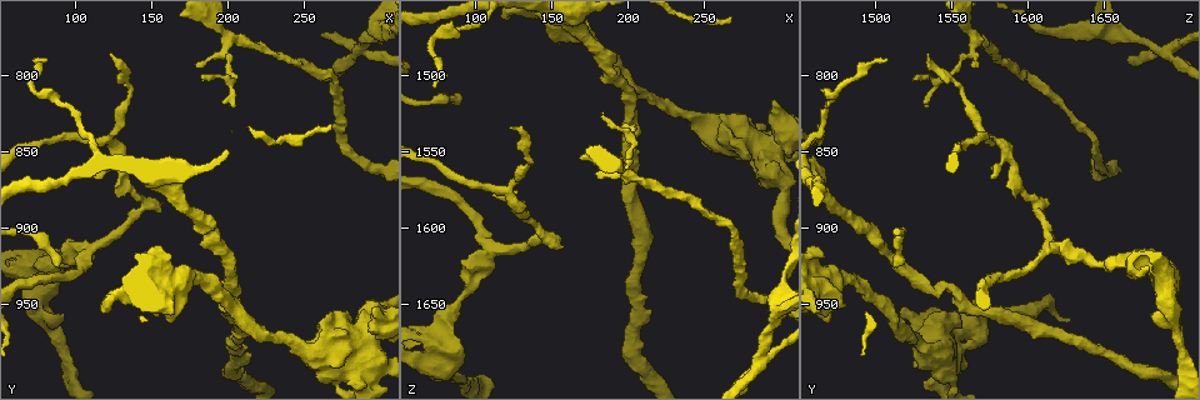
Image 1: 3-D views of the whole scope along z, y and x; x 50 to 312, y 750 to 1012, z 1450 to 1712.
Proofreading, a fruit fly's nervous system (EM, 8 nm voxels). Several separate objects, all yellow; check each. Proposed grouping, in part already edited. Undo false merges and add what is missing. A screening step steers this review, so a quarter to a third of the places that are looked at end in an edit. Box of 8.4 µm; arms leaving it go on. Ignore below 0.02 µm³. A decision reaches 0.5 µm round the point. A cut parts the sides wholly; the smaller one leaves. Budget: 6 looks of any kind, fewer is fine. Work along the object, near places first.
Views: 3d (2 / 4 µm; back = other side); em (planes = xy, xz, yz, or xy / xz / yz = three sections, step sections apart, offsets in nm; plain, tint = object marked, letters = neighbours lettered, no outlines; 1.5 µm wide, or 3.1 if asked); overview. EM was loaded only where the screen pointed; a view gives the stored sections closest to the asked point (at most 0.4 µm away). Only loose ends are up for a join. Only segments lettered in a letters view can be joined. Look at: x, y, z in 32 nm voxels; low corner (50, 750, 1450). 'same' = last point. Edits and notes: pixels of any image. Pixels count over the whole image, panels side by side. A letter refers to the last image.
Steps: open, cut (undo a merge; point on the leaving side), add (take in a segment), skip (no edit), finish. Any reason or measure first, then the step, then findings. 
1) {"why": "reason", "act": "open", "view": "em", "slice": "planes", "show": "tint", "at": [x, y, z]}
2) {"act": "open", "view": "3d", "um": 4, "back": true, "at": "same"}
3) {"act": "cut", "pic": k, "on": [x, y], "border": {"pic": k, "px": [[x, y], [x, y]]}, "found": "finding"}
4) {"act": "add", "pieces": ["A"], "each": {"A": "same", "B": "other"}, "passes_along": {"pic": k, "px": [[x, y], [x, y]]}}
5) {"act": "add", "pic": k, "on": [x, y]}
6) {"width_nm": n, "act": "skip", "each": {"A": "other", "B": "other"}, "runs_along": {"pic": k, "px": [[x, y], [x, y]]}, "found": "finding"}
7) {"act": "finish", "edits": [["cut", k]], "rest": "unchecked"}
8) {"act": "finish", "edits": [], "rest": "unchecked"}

{"why": "sharp bend", "act": "open", "view": "3d", "um": 4, "back": true, "at": [284, 784, 1690]}

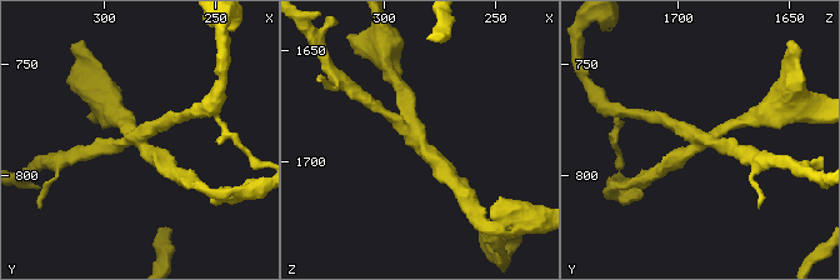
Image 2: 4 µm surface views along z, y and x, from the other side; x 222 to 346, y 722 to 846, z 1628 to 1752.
{"arms": 4, "act": "open", "view": "em", "slice": "planes", "show": "plain", "at": [285, 785, 1688]}

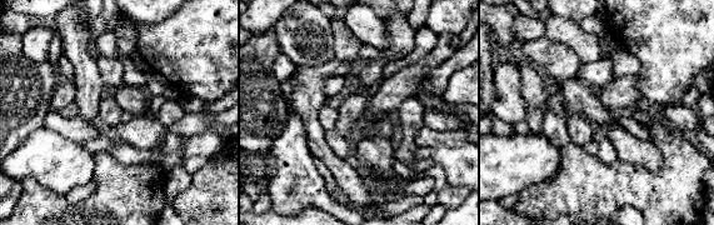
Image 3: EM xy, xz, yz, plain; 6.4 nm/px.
{"why": "see the neighbours", "act": "open", "view": "em", "slice": "planes", "show": "letters", "at": "same"}

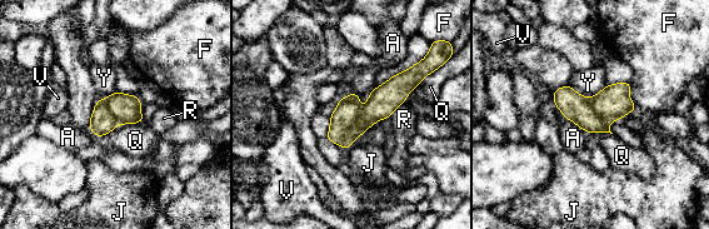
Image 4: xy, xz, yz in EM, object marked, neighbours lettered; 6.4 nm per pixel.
{"act": "cut", "pic": 4, "on": [379, 105], "each": {"A": "other", "F": "other", "J": "other", "Q": "other", "R": "other", "V": "other", "Y": "other"}, "part_leaving": {"pic": 4, "px": [[413, 75], [353, 133], [346, 143]]}, "found": "a second neuron is stuck on"}

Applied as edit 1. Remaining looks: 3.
{"why": "free end", "act": "open", "view": "em", "slice": "xy", "step": 4, "show": "tint", "at": [204, 820, 1530]}

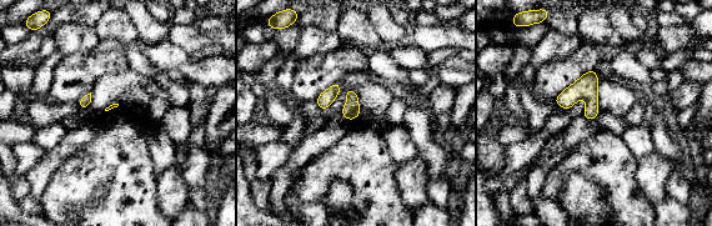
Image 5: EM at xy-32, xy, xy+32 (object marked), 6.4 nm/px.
{"act": "open", "view": "em", "slice": "xz", "step": 4, "show": "letters", "at": "same"}

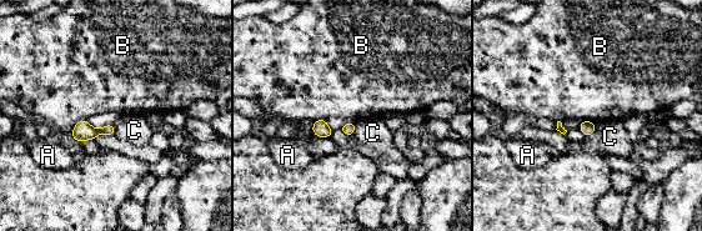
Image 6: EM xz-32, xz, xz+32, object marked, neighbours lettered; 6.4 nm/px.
{"act": "skip", "each": {"A": "other", "B": "other", "C": "other"}, "border": {"pic": 6, "px": [[86, 119], [74, 126], [71, 135]]}, "found": "no lettered segment goes on from it"}

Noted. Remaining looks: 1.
{"why": "a fork", "act": "open", "view": "em", "slice": "xy", "step": 4, "show": "letters", "at": [110, 914, 1614]}

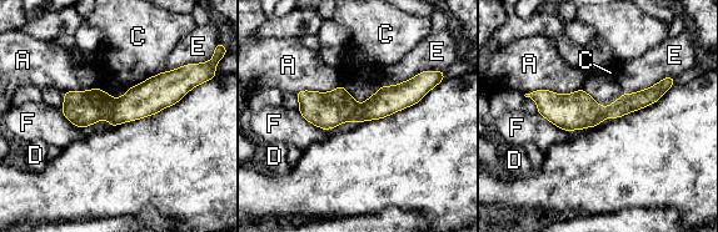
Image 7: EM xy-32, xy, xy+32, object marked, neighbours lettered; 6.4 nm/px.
{"width_nm": 200, "act": "cut", "pic": 7, "on": [146, 99], "each": {"A": "other", "C": "other", "D": "other", "E": "other", "F": "other"}, "part_leaving": {"pic": 7, "px": [[425, 87], [387, 100], [358, 119]]}, "found": "two neurons meet here"}

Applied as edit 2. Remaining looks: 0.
{"act": "finish", "edits": [["cut", 4], ["cut", 7]], "rest": "unchecked"}

